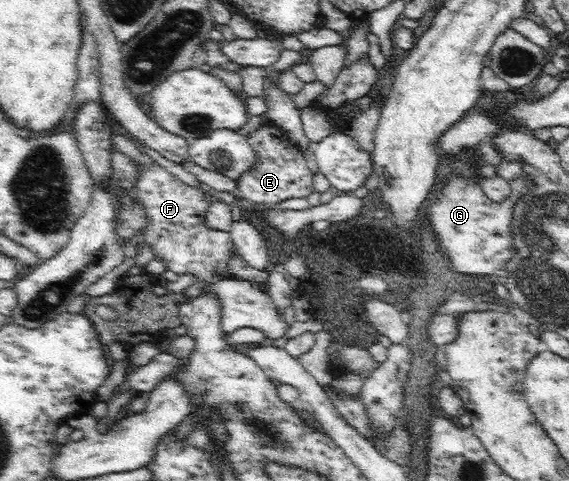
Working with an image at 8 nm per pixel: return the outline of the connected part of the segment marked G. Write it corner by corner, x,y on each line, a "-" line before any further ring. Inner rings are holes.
452,175
442,191
432,191
428,205
430,227
436,231
438,241
446,251
446,257
450,257
448,261
454,271
468,275
494,275
496,271
504,269
508,259
516,255
516,249
510,245
513,233
510,227
514,223
516,199
522,198
528,187
529,179
521,175
511,183
511,196
502,203
495,203
486,195
480,195
480,187
476,183
466,183
462,177

